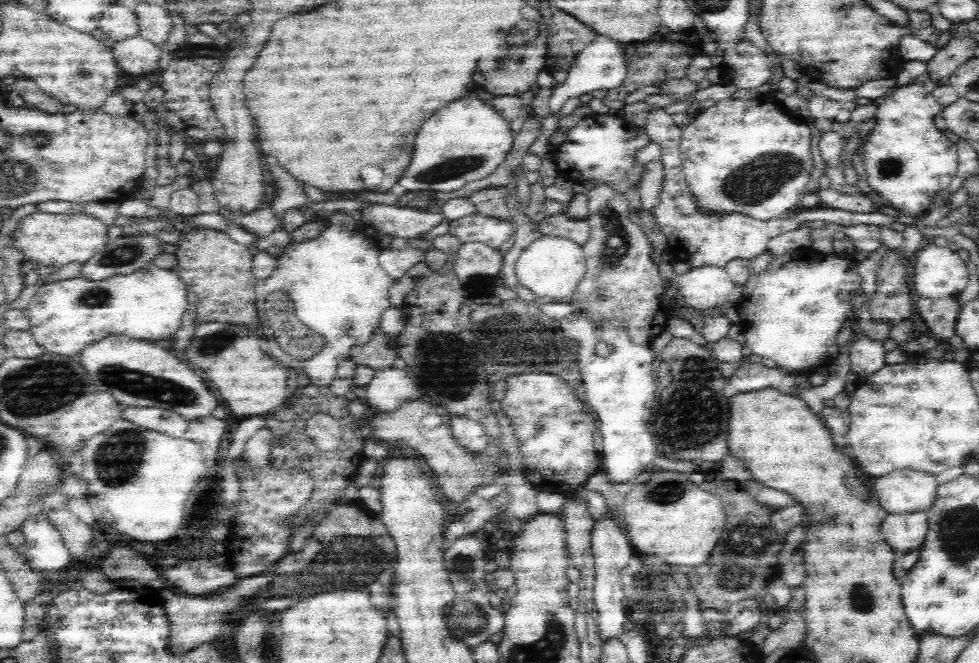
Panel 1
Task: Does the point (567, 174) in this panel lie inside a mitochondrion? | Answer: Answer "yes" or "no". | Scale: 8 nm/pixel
no

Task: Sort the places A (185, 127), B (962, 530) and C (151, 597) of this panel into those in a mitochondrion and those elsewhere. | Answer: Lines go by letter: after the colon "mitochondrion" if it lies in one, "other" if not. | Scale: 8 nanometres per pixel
A: other
B: mitochondrion
C: other

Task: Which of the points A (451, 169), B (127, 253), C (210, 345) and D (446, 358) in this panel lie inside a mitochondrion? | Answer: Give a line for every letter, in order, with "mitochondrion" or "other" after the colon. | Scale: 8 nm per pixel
A: mitochondrion
B: mitochondrion
C: mitochondrion
D: mitochondrion

